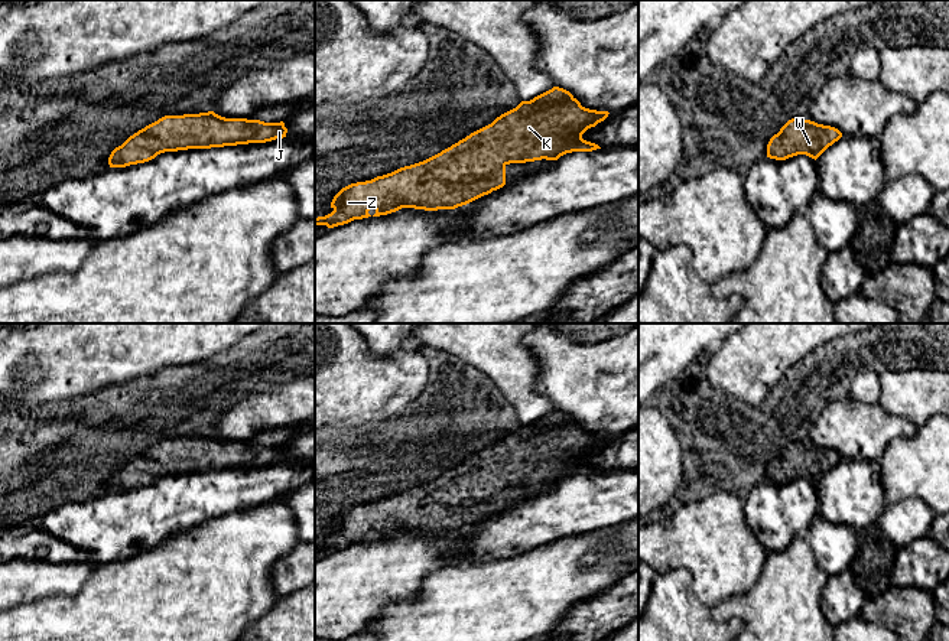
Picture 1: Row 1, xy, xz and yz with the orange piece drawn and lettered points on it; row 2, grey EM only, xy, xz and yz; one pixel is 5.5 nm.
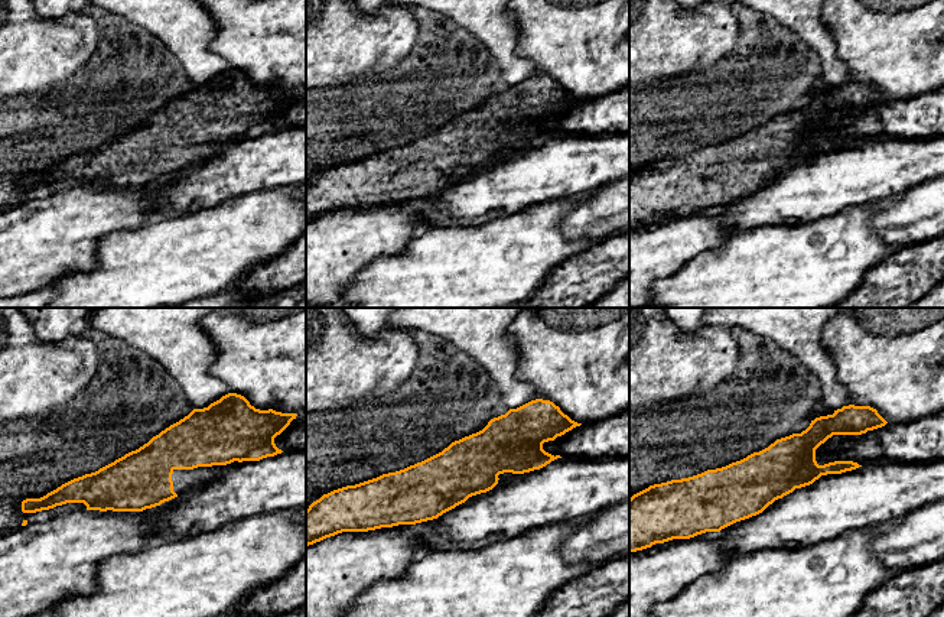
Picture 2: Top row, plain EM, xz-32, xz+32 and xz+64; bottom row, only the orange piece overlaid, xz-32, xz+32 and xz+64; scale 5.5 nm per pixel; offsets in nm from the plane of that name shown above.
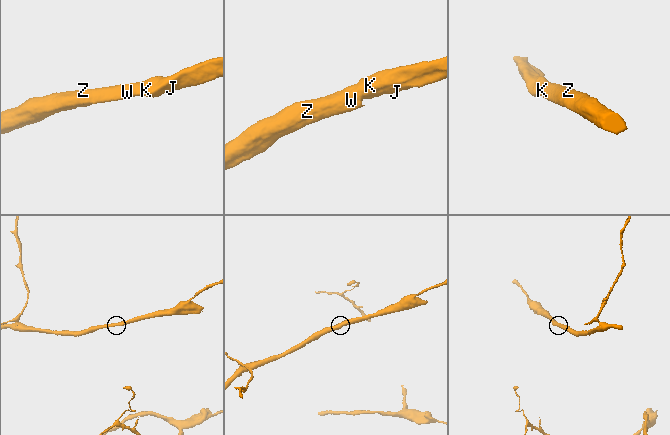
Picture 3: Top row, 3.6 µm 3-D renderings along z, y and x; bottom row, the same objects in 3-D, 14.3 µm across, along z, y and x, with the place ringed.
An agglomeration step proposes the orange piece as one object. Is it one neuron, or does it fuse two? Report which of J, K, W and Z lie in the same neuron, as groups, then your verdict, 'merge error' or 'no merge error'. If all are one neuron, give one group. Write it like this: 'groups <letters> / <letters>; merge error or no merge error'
groups J K W Z; no merge error

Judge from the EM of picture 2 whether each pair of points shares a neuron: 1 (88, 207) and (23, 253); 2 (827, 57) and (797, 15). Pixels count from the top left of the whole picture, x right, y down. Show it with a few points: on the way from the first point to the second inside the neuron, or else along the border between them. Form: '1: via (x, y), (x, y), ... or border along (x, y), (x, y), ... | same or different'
1: via (72, 221), (59, 233), (39, 240) | same
2: via (824, 46), (807, 25) | same

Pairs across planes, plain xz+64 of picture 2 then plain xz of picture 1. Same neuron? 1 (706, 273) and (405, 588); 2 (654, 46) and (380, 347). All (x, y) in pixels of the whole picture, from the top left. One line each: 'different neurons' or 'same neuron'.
1: different neurons
2: different neurons

